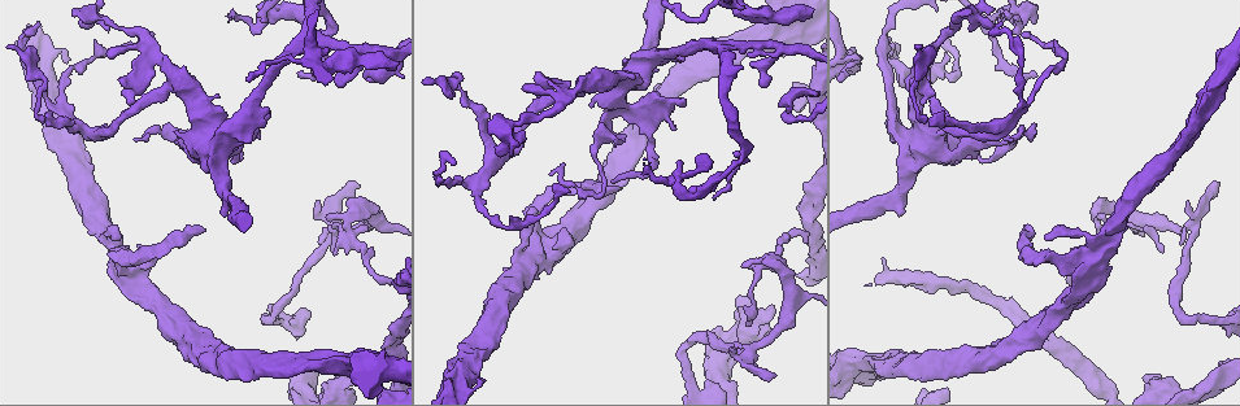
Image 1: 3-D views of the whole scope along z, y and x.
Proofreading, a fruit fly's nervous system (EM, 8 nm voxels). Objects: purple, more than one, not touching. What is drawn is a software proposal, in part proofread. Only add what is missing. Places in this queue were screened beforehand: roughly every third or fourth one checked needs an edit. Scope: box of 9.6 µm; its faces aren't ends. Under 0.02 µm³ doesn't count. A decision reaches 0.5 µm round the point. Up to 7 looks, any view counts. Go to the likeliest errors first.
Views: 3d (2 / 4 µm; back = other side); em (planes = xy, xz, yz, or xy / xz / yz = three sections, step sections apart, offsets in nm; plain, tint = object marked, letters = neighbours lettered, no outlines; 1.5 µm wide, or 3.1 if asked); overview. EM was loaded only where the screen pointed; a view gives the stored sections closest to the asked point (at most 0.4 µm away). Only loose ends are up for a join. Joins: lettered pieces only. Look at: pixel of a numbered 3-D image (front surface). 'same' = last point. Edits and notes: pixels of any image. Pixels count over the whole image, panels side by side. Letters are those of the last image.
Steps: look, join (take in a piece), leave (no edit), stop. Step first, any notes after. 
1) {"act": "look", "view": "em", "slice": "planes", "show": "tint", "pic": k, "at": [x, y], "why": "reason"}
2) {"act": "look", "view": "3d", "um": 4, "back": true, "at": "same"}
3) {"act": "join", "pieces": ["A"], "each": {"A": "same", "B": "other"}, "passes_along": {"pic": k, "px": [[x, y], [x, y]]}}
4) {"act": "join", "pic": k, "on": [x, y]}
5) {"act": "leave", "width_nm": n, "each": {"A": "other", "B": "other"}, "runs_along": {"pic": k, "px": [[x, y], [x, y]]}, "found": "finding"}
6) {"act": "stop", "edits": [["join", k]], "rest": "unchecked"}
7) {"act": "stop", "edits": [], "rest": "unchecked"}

{"act": "look", "view": "em", "slice": "planes", "show": "letters", "pic": 1, "at": [216, 97], "why": "an open end"}

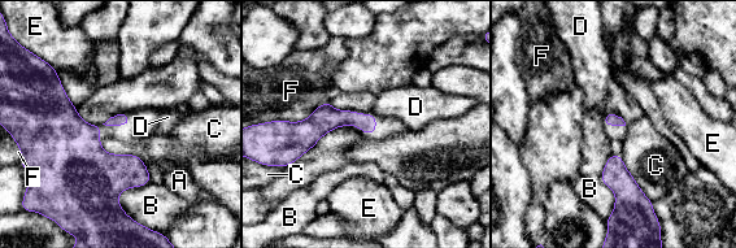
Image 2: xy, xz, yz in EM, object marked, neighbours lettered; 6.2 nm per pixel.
{"act": "leave", "each": {"A": "other", "B": "other", "C": "other", "D": "other", "E": "other", "F": "other"}, "runs_along": {"pic": 2, "px": [[373, 121], [288, 131]]}, "found": "no lettered piece goes on from it"}

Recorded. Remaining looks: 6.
{"act": "look", "view": "3d", "um": 2, "pic": 1, "at": [1210, 187], "why": "an open end"}

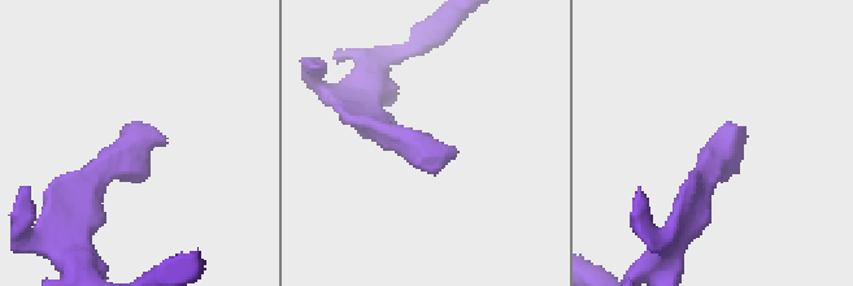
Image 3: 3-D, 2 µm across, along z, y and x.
{"act": "look", "view": "em", "slice": "xz", "step": 8, "show": "letters", "pic": 3, "at": [454, 146]}

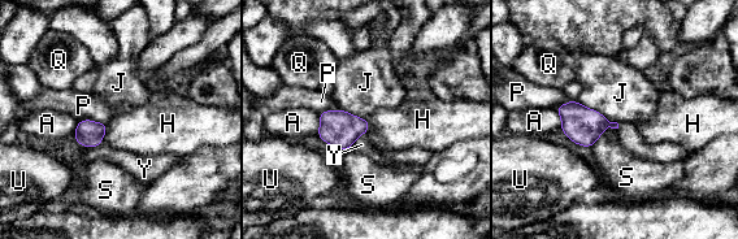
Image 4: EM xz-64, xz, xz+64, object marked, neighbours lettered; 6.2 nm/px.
{"act": "leave", "each": {"A": "other", "H": "other", "J": "other", "P": "other", "Q": "other", "S": "other", "U": "other", "Y": "other"}, "found": "none of them fits"}

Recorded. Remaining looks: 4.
{"act": "look", "view": "3d", "um": 2, "pic": 1, "at": [391, 280], "why": "thin end"}

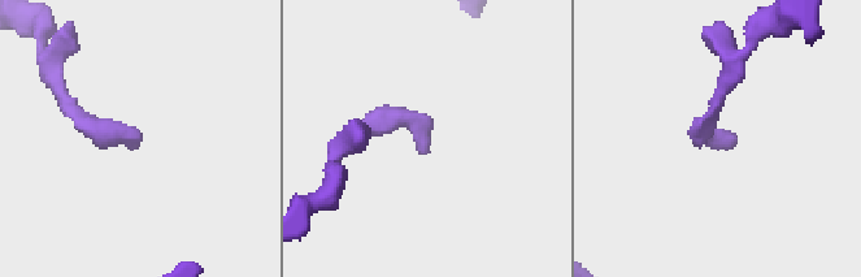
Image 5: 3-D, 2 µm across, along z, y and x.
{"act": "look", "view": "em", "slice": "planes", "show": "letters", "pic": 5, "at": [735, 142], "why": "need the tissue"}

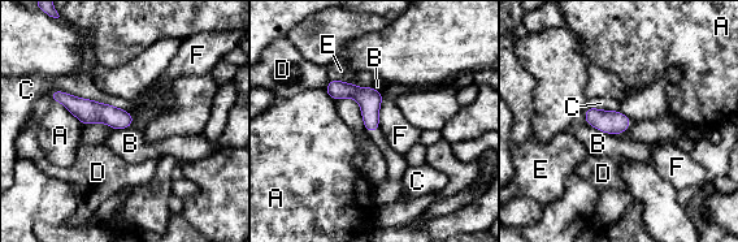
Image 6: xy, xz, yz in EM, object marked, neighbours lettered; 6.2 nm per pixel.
{"act": "leave", "width_nm": 130, "each": {"A": "other", "B": "other", "C": "other", "D": "other", "E": "other", "F": "other"}, "runs_along": {"pic": 6, "px": [[60, 96], [86, 111], [130, 121]]}, "found": "no lettered piece goes on from it"}

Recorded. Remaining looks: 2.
{"act": "stop", "edits": [], "rest": "unchecked"}

